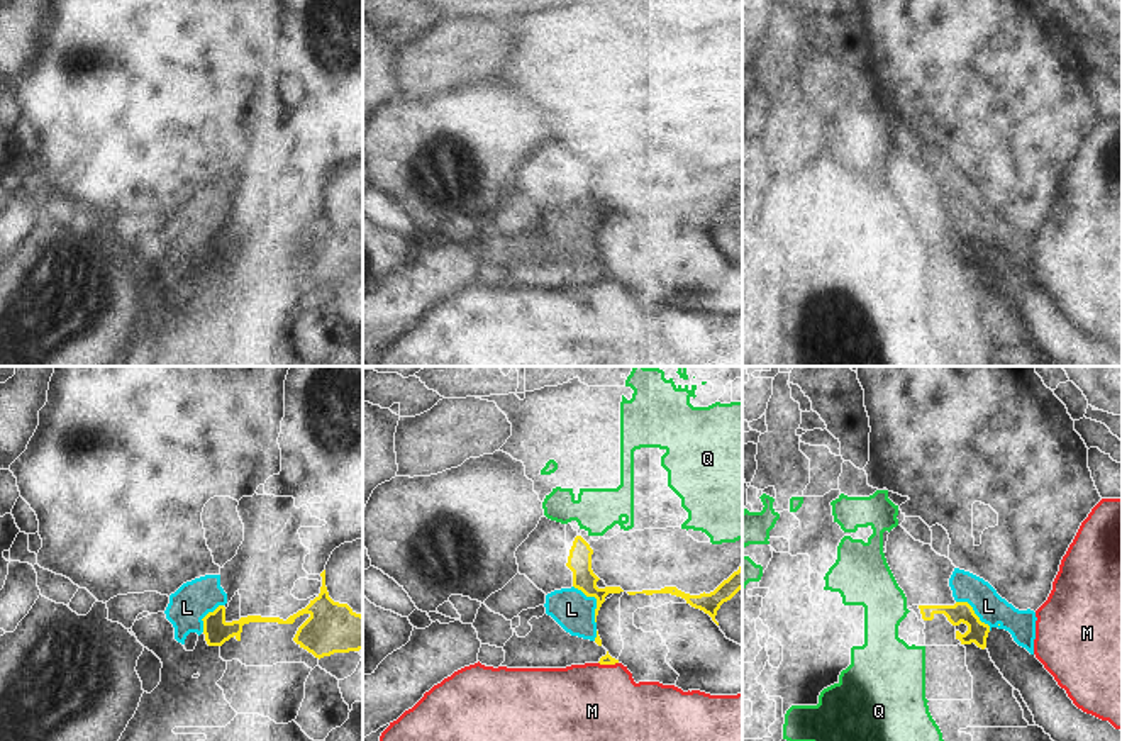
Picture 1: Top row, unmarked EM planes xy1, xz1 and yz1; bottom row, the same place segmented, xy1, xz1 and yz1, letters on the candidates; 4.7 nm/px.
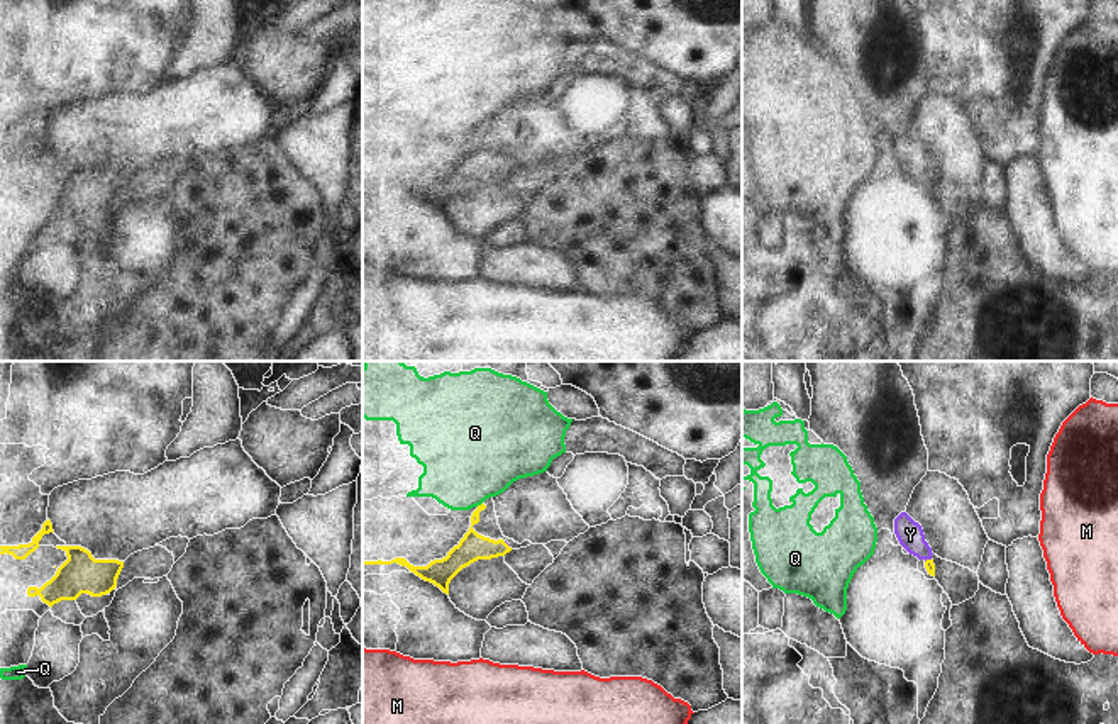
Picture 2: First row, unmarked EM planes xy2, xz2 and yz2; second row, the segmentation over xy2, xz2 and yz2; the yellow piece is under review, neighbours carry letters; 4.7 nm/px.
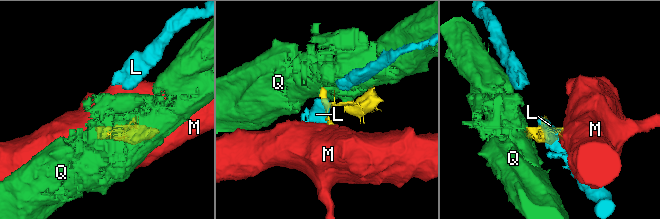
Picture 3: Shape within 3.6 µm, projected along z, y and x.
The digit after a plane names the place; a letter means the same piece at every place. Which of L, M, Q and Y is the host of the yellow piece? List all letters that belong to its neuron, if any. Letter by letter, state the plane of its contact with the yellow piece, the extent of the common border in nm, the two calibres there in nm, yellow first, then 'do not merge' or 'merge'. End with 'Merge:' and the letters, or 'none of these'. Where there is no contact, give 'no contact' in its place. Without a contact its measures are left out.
L: contact in xz1; length 220 nm; calibres 110 and 190 nm; do not merge
M: contact in xz1; length 100 nm; calibres 50 and 360 nm; do not merge
Q: contact in xz2; length 40 nm; calibres 140 and 440 nm; do not merge
Y: contact in yz2; length 40 nm; calibres 50 and 130 nm; merge
Merge: Y

